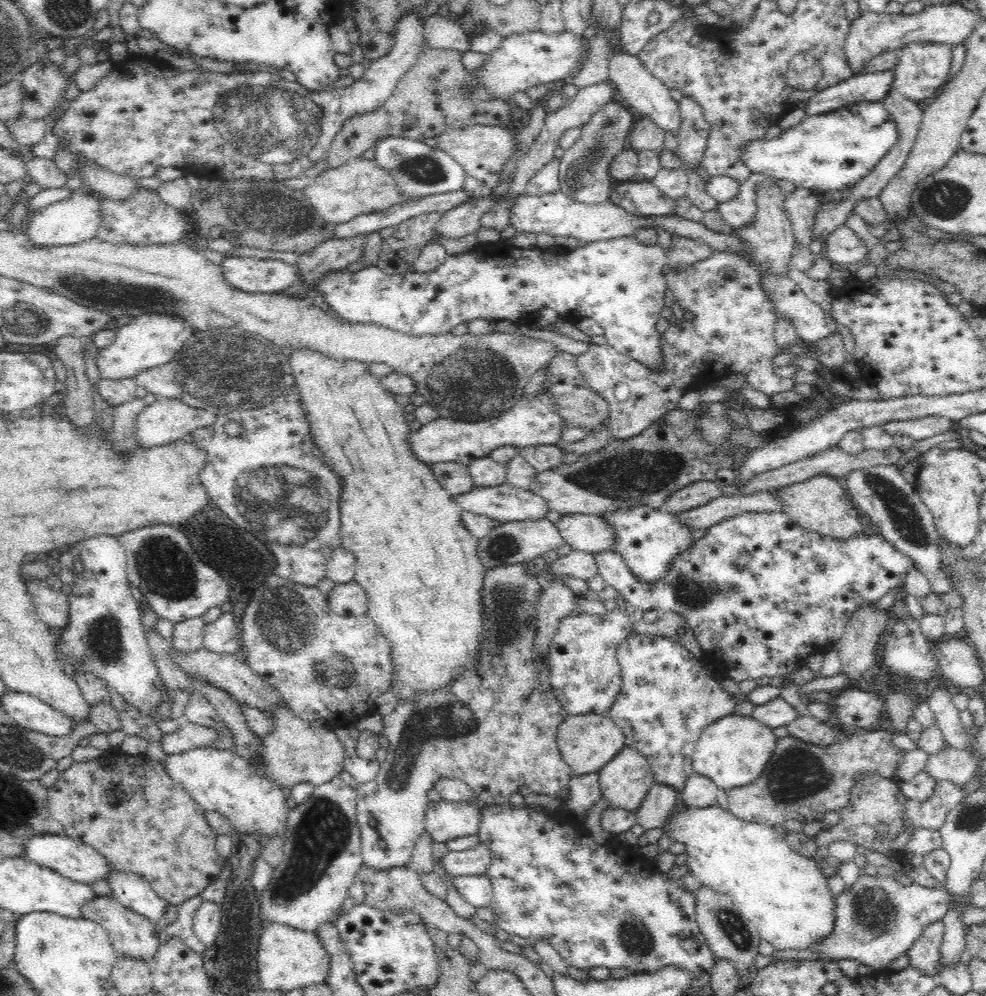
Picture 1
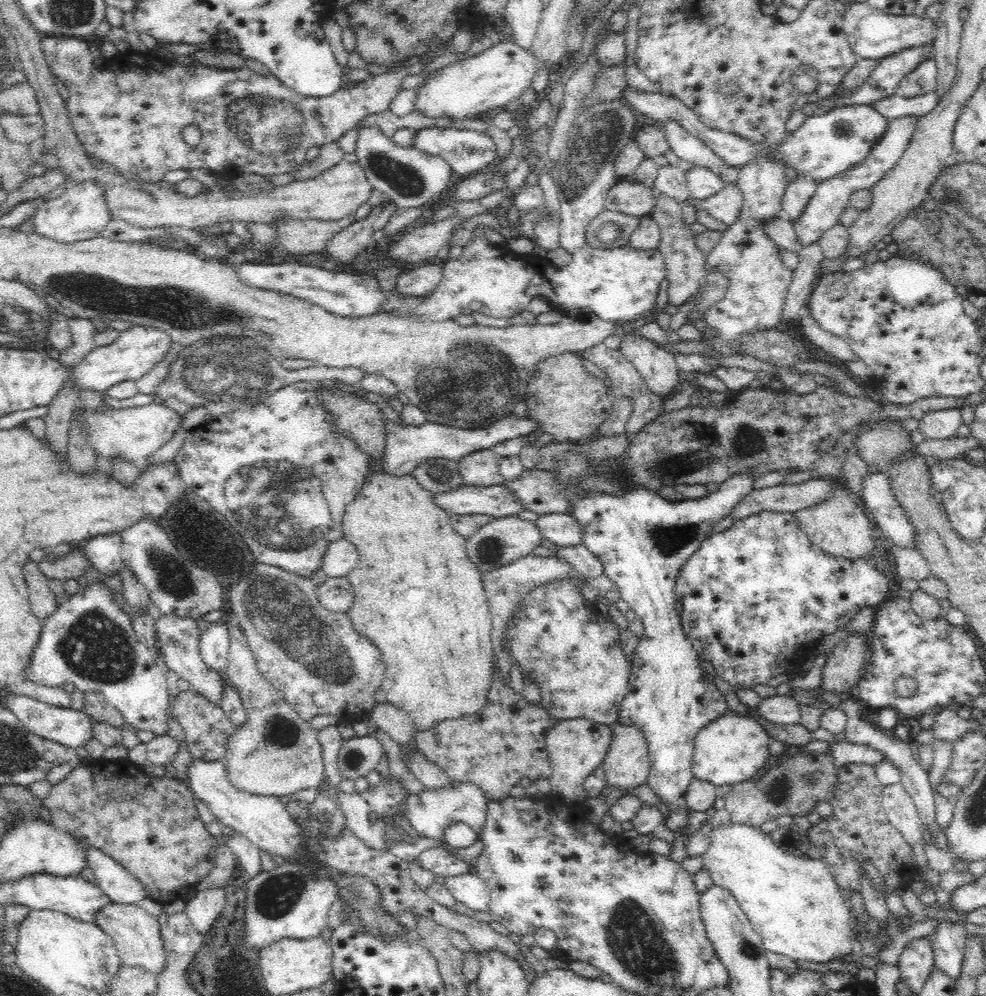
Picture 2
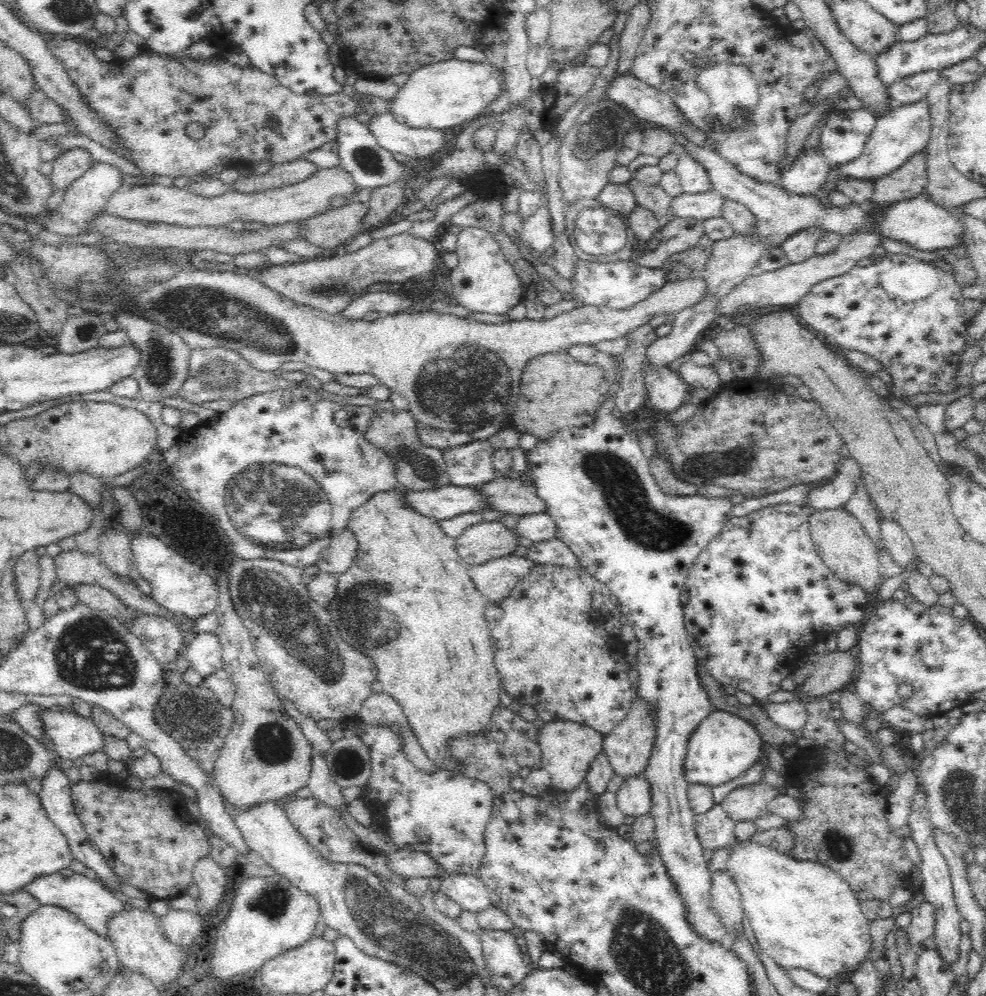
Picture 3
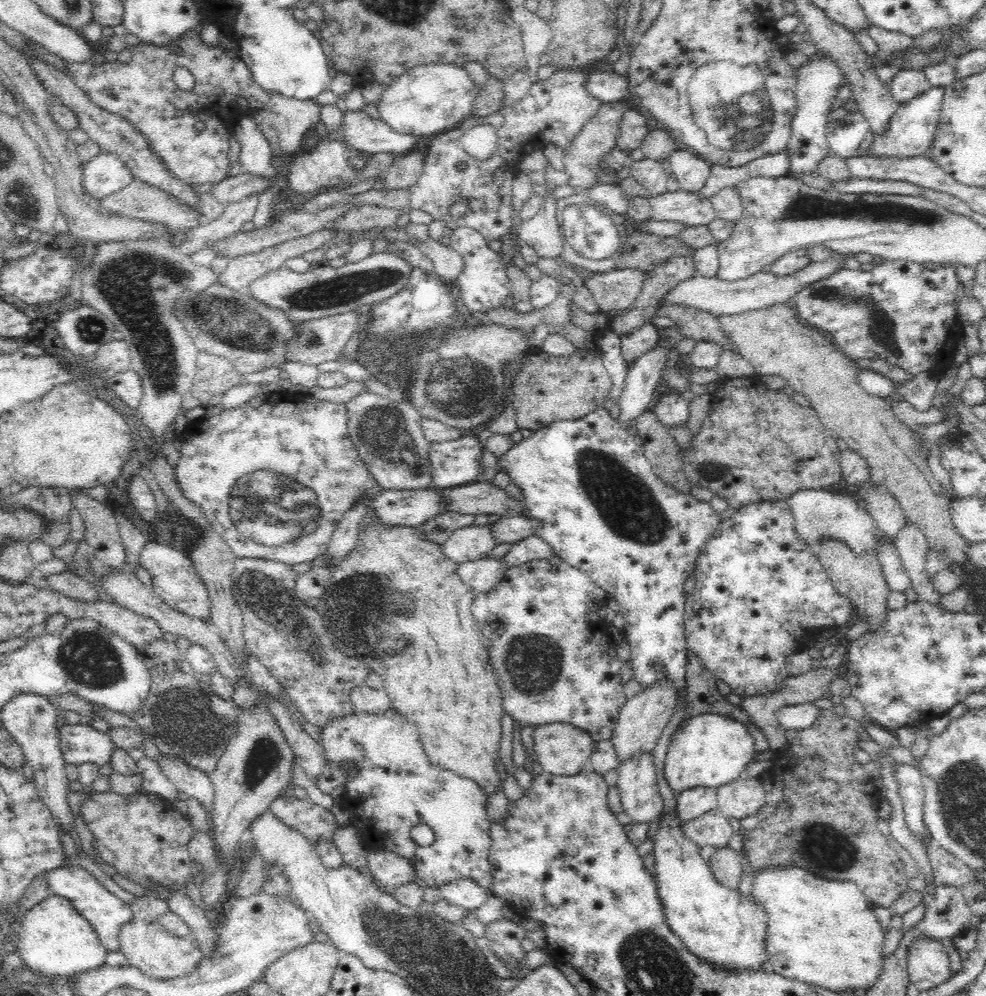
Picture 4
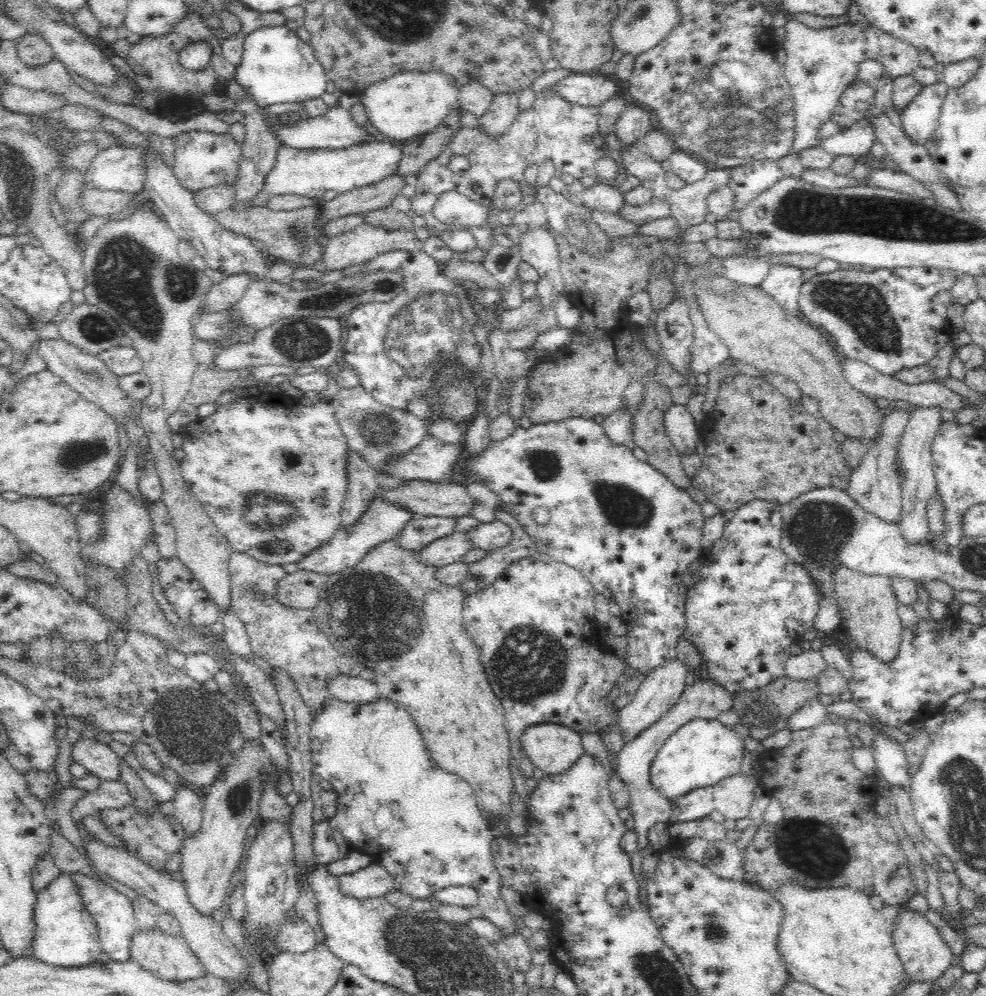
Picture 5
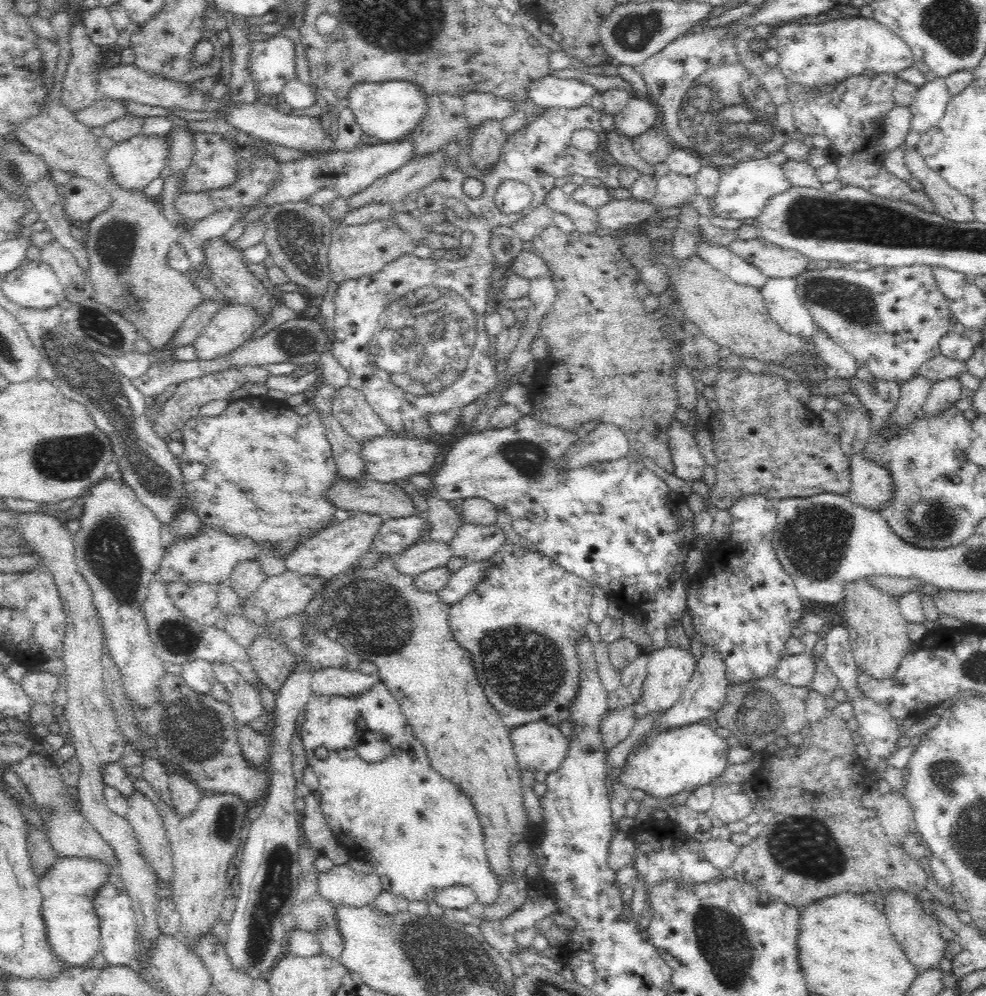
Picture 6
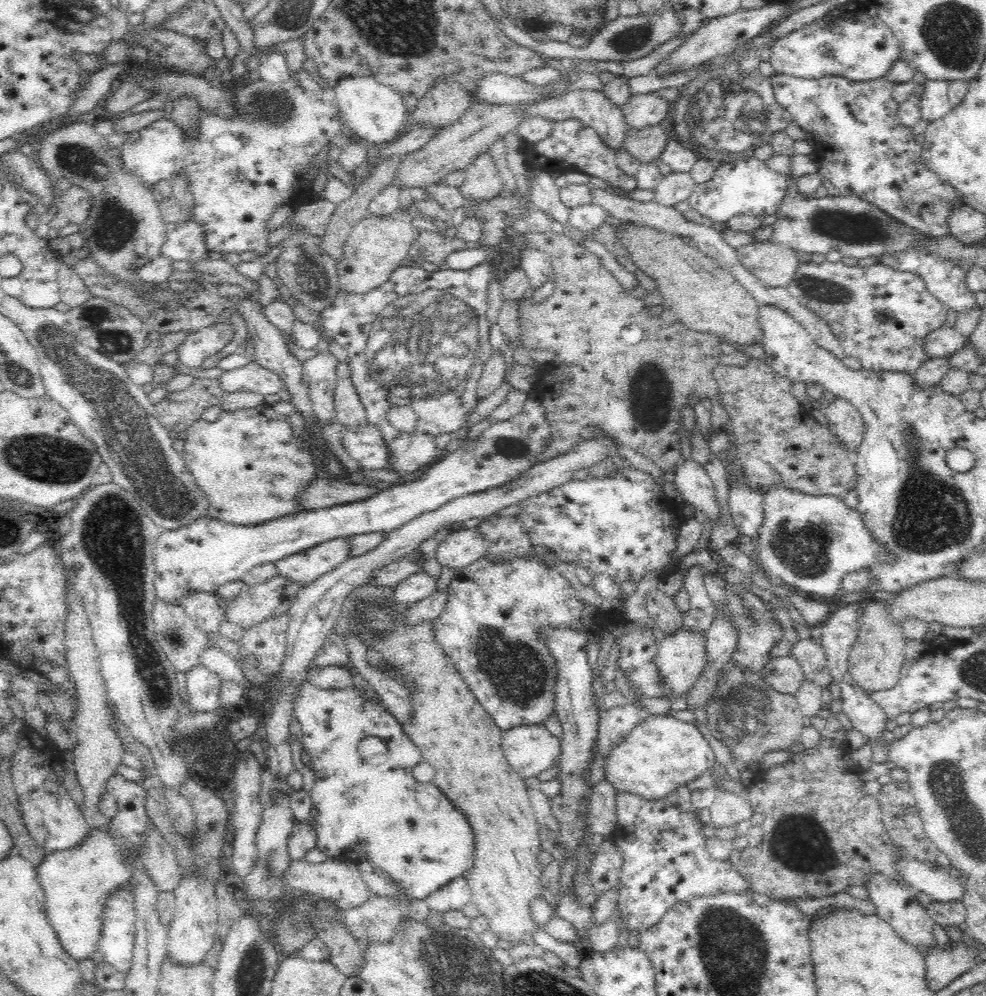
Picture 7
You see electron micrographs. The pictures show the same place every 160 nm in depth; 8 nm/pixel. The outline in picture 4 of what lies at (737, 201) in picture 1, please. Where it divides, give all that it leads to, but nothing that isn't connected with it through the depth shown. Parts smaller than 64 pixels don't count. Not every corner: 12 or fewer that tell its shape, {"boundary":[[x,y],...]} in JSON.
{"boundary":[[684,189],[648,198],[651,219],[708,226],[710,198]]}

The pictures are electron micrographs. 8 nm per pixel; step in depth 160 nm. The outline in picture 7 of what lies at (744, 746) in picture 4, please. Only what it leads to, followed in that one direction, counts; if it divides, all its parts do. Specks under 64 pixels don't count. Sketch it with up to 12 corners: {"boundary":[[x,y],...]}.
{"boundary":[[645,714],[608,751],[617,792],[658,800],[710,773],[694,723]]}

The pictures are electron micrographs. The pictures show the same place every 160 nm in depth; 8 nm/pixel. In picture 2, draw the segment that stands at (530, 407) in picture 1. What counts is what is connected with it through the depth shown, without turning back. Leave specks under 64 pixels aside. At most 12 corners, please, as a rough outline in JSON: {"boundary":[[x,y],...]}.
{"boundary":[[512,413],[479,429],[385,420],[384,473],[411,474],[429,458],[459,461],[539,424]]}

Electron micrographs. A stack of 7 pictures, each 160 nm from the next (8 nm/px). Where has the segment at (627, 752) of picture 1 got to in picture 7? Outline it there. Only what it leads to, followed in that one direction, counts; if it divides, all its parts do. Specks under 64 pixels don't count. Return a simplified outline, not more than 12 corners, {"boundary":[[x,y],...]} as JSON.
{"boundary":[[678,630],[654,658],[668,699],[706,668],[705,632]]}

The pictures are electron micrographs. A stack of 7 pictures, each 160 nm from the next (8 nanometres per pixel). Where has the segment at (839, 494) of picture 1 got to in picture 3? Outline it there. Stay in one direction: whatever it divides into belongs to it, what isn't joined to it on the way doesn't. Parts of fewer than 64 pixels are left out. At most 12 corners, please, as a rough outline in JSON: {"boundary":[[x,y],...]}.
{"boundary":[[846,508],[812,513],[812,543],[842,582],[873,597],[878,549]]}

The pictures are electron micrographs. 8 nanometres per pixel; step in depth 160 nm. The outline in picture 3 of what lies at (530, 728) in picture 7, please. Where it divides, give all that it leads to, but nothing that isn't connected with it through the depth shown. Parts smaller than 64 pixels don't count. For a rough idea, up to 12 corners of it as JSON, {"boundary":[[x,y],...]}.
{"boundary":[[577,722],[542,723],[537,737],[551,784],[571,791],[603,750]]}

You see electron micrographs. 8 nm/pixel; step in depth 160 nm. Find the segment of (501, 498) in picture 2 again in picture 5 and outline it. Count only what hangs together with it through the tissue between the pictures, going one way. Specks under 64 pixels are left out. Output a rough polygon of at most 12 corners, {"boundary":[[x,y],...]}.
{"boundary":[[372,500],[356,524],[339,527],[297,562],[338,574],[396,539],[414,513]]}

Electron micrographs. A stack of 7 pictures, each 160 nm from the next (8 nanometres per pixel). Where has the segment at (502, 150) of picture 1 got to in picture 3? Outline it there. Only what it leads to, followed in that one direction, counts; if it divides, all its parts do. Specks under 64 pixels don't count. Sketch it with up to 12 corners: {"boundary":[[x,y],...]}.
{"boundary":[[390,112],[365,125],[380,147],[409,160],[450,150],[449,132],[410,128]]}

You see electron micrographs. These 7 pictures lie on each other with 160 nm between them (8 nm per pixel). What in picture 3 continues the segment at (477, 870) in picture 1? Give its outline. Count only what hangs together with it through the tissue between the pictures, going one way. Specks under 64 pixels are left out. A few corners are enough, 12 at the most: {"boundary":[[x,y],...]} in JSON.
{"boundary":[[425,852],[386,853],[388,868],[402,878],[440,876]]}

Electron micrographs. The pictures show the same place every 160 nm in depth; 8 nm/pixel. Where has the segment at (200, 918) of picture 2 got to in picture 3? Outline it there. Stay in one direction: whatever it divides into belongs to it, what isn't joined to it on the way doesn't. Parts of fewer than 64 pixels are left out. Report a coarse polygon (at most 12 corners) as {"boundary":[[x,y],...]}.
{"boundary":[[208,855],[194,865],[197,914],[204,918],[225,891],[226,868]]}

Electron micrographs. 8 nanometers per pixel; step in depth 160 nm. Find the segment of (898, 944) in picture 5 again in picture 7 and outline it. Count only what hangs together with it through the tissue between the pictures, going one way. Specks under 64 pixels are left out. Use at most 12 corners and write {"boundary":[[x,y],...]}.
{"boundary":[[884,874],[865,886],[876,915],[928,954],[934,919],[917,891]]}

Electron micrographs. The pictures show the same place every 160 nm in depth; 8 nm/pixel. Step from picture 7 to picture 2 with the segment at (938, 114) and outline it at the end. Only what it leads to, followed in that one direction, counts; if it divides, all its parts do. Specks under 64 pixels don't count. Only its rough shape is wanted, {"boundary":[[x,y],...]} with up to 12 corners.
{"boundary":[[917,116],[891,119],[856,166],[818,183],[793,220],[800,246],[835,224],[853,192],[871,189],[900,160]]}

